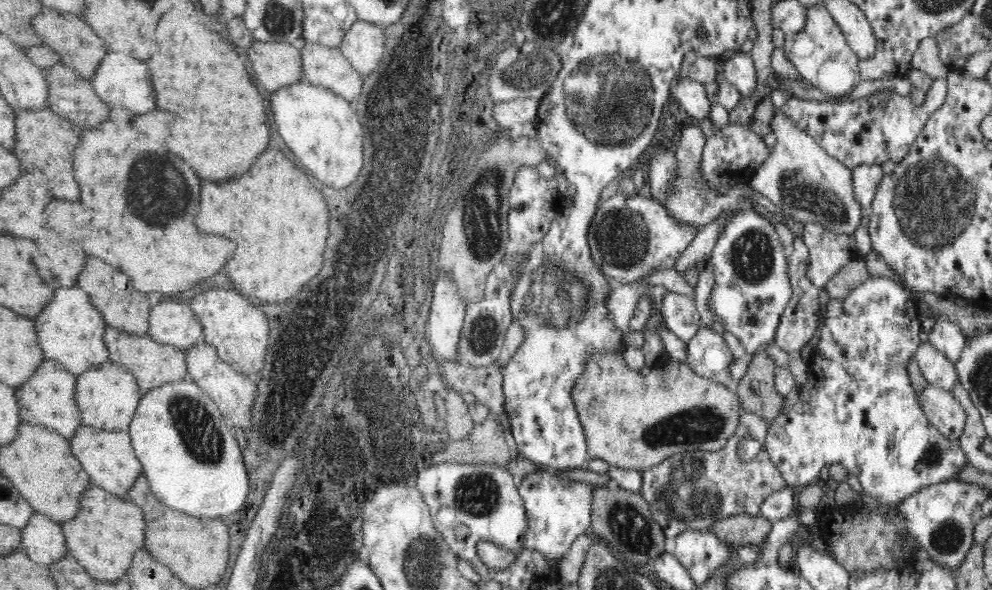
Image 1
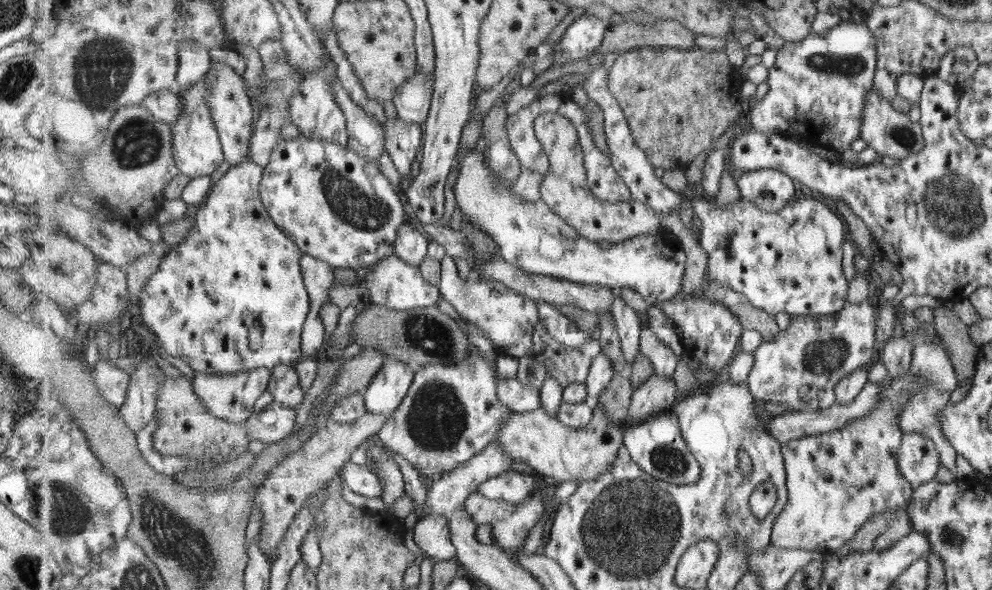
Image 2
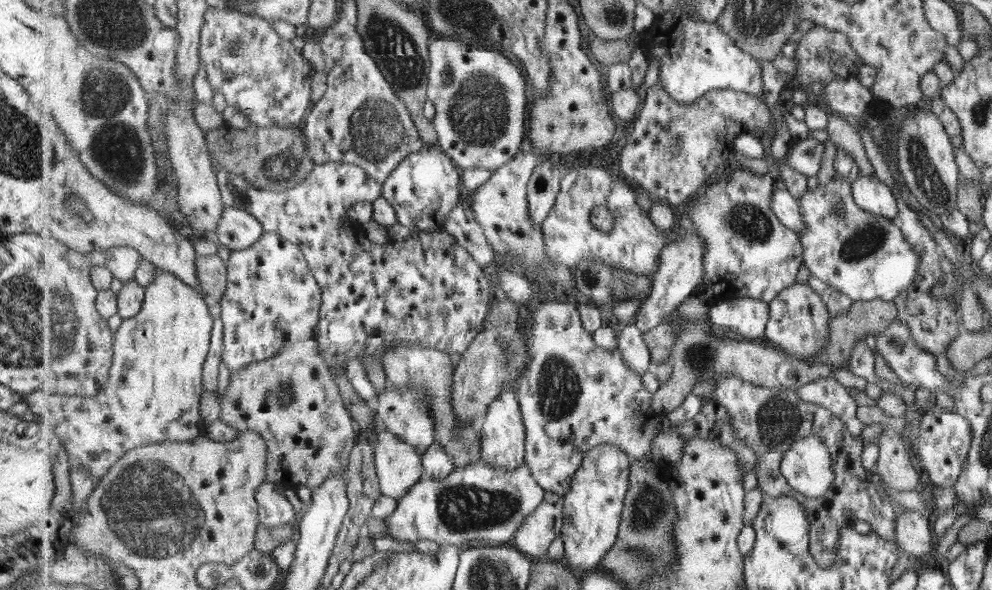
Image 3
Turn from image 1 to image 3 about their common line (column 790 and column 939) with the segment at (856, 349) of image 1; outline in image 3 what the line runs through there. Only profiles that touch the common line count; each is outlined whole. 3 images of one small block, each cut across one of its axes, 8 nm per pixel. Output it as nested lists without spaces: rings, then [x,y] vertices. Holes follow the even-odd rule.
[[[938,405],[925,410],[920,420],[915,452],[919,457],[921,470],[932,480],[935,487],[952,487],[960,479],[968,452],[972,448],[971,424],[953,410],[943,412]]]

